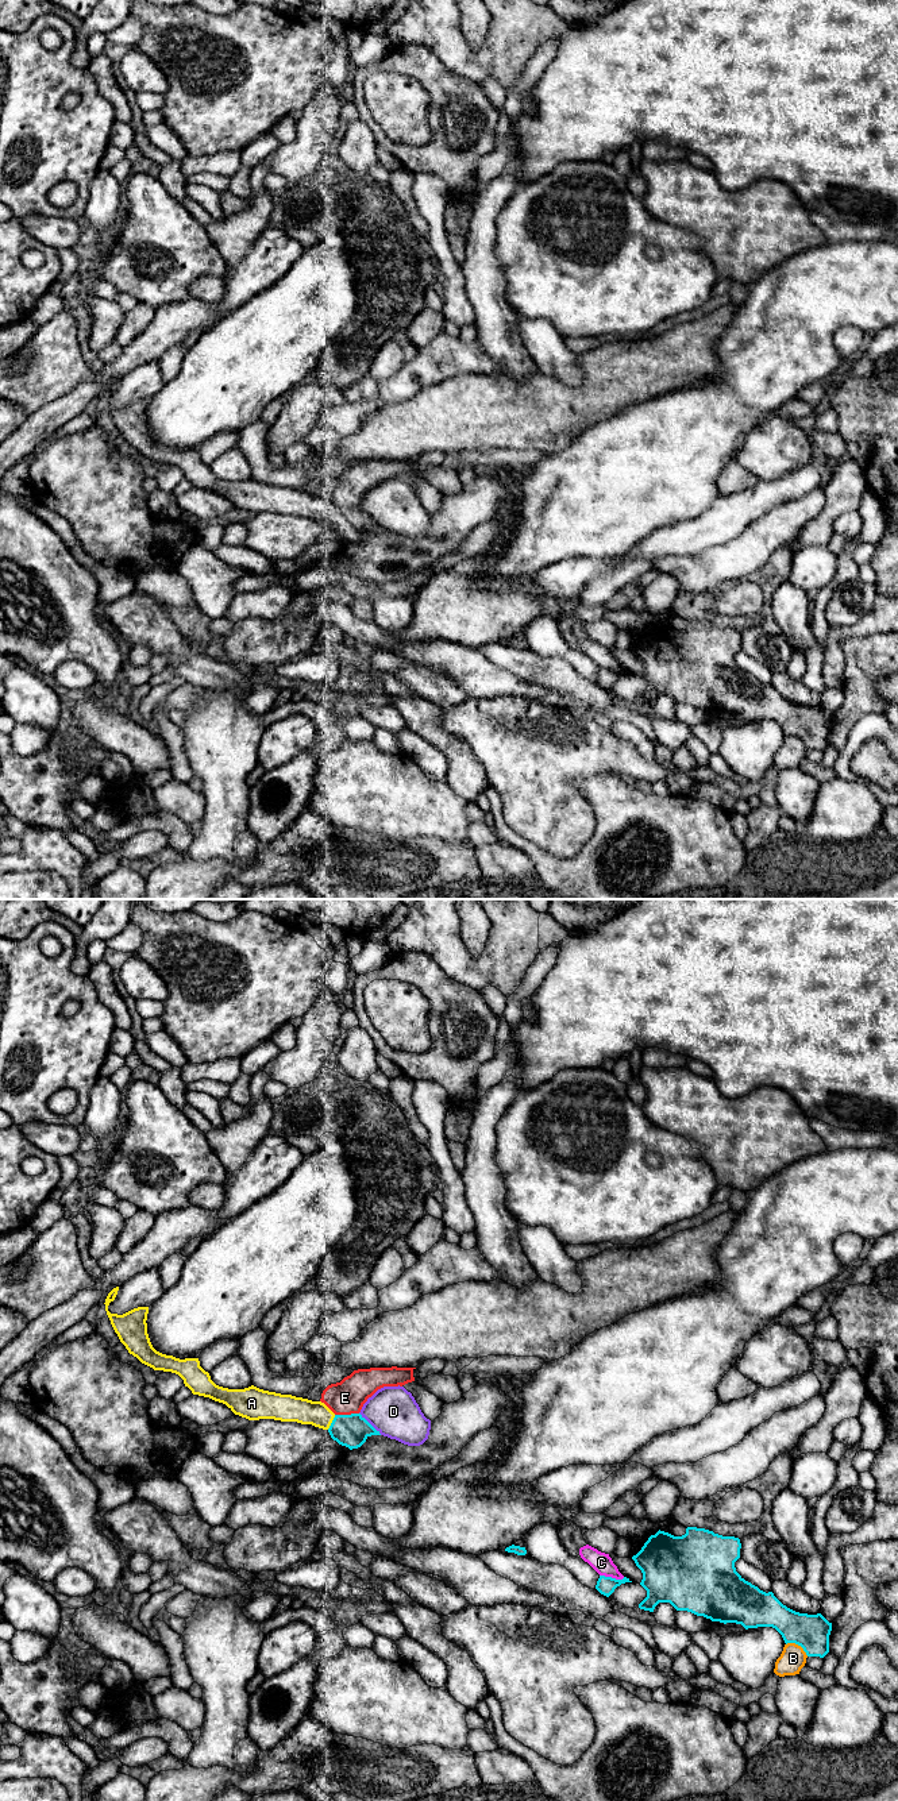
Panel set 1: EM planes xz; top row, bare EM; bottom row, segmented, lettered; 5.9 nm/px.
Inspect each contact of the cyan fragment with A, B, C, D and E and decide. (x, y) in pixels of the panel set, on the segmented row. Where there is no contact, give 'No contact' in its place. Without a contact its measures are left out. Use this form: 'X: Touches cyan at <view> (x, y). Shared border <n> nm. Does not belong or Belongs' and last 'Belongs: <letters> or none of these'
A: Touches cyan at xz (332, 1422). Shared border 100 nm. Belongs
B: Touches cyan at xz (798, 1645). Shared border 150 nm. Does not belong
C: Touches cyan at xz (611, 1577). Shared border 150 nm. Does not belong
D: Touches cyan at xz (369, 1423). Shared border 190 nm. Does not belong
E: Touches cyan at xz (346, 1415). Shared border 140 nm. Does not belong
Belongs: A

